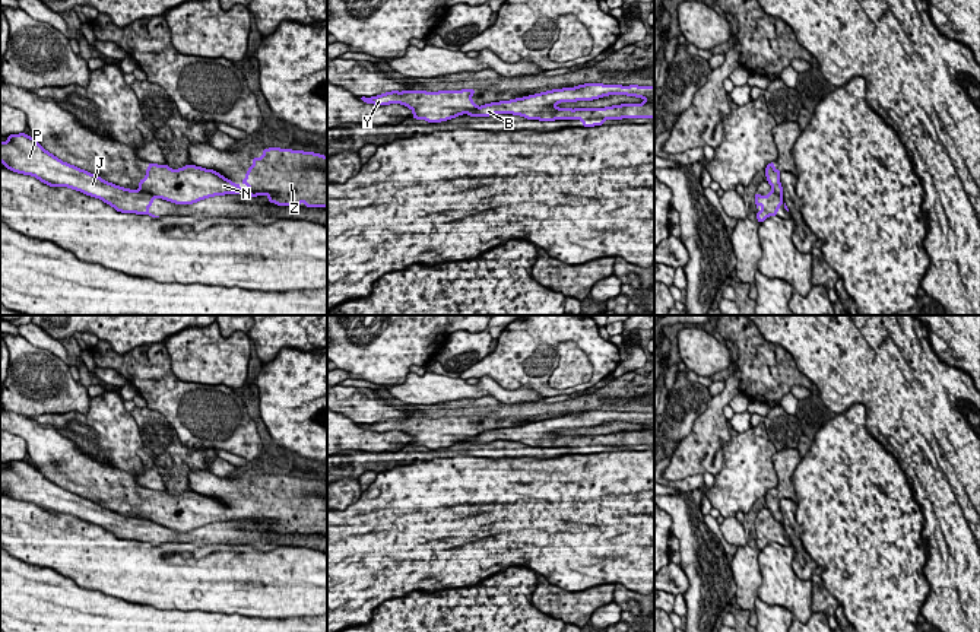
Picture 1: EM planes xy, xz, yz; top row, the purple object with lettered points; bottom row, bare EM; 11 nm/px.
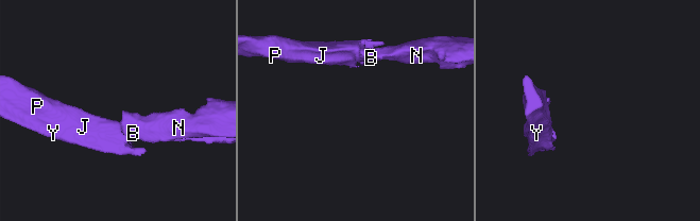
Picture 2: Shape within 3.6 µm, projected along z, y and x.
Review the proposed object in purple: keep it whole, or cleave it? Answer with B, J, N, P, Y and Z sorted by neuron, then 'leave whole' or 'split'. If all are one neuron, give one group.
B N Z / J P Y; split

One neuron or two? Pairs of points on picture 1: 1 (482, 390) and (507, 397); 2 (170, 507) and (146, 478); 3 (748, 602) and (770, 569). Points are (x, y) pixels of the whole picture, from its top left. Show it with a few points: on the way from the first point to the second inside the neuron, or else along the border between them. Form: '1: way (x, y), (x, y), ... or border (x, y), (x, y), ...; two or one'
1: way (488, 390), (495, 390), (501, 394); one
2: border (127, 472), (136, 476), (139, 485), (165, 492); two
3: border (760, 550), (758, 569), (761, 584), (757, 596); two

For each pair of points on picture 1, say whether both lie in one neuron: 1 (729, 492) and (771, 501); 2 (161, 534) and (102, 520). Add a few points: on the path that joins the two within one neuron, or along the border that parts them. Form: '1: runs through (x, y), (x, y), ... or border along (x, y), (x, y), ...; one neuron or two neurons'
1: border along (773, 463), (777, 483), (764, 496); two neurons
2: runs through (146, 530), (123, 527), (117, 523); one neuron

